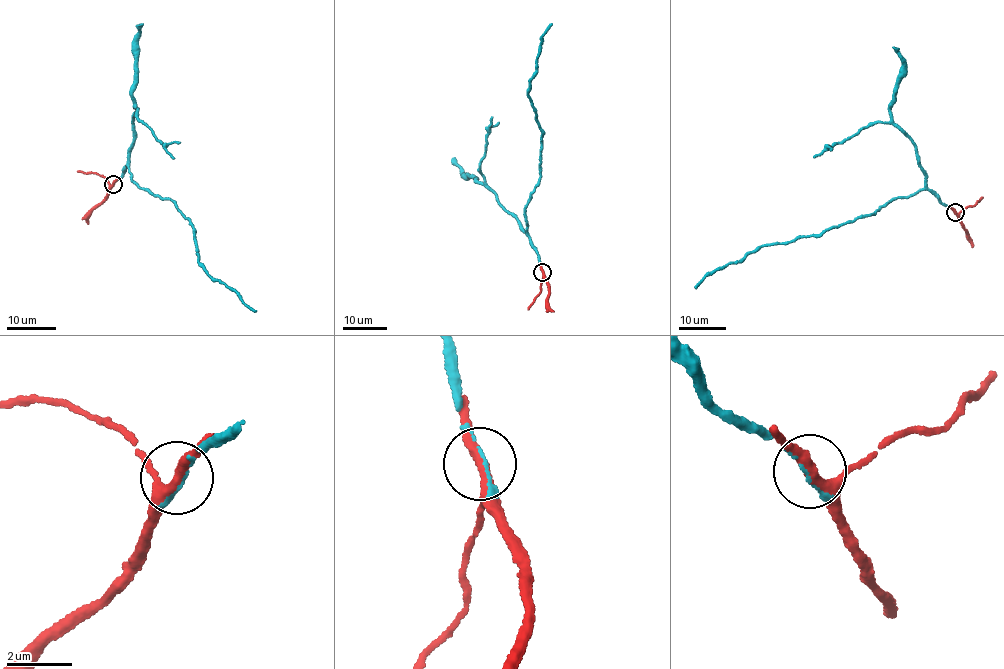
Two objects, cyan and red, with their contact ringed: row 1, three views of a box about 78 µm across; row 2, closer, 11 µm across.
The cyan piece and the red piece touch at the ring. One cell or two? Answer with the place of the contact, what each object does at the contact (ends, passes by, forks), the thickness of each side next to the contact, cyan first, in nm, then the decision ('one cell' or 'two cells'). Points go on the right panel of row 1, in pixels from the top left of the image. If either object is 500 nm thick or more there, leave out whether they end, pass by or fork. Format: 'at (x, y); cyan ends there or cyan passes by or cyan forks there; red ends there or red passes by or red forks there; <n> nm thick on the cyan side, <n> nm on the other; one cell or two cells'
at (955, 212); cyan passes by; red passes by; 60 nm thick on the cyan side, 340 nm on the other; one cell

